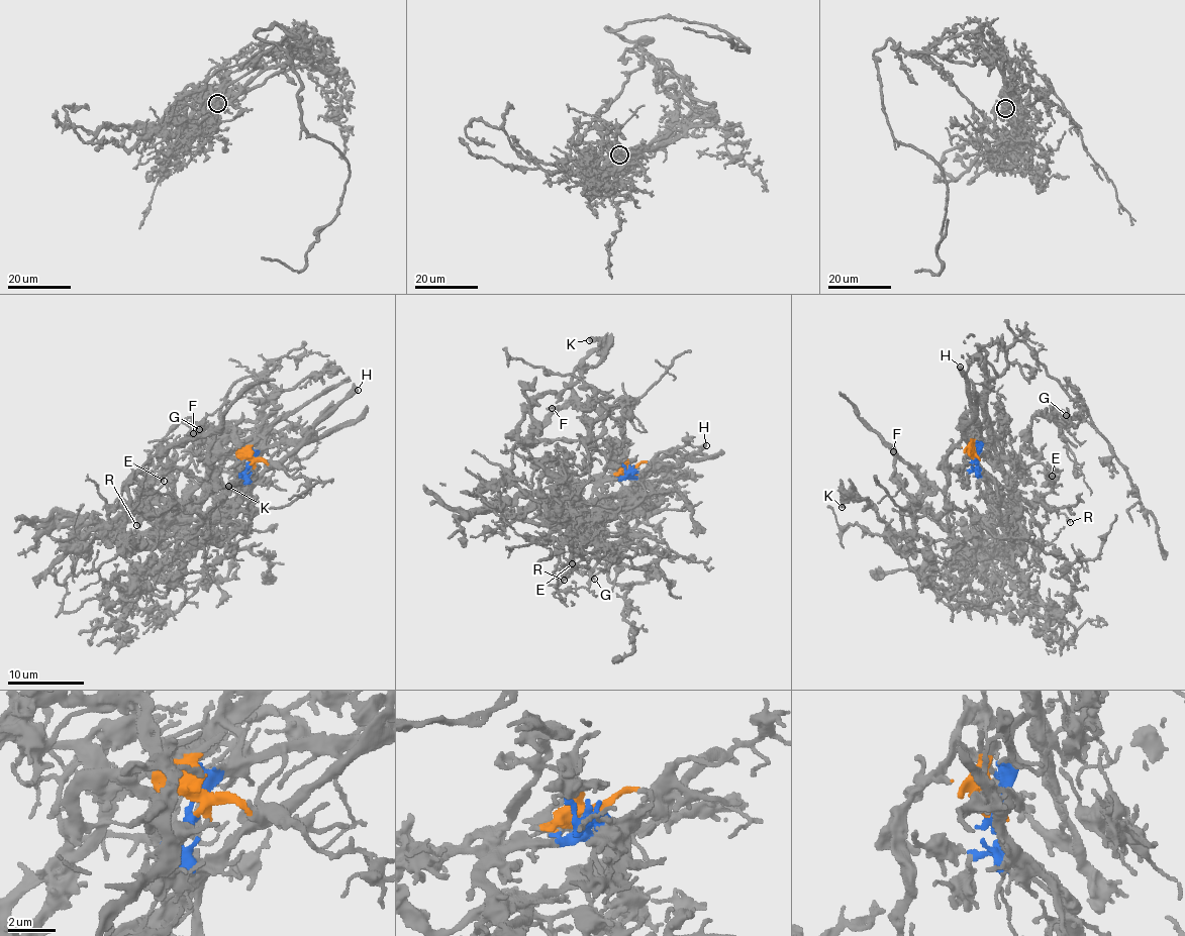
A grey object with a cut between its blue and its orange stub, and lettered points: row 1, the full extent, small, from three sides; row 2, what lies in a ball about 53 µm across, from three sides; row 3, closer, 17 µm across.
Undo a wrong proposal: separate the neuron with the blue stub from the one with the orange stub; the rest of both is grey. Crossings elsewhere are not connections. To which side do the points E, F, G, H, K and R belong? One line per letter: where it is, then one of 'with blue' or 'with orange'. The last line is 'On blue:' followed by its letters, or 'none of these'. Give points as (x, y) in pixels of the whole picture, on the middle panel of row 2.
E: (572, 563) | with blue
F: (552, 408) | with orange
G: (594, 579) | with blue
H: (706, 445) | with blue
K: (589, 340) | with orange
R: (564, 580) | with blue
On blue: E, G, H, R

